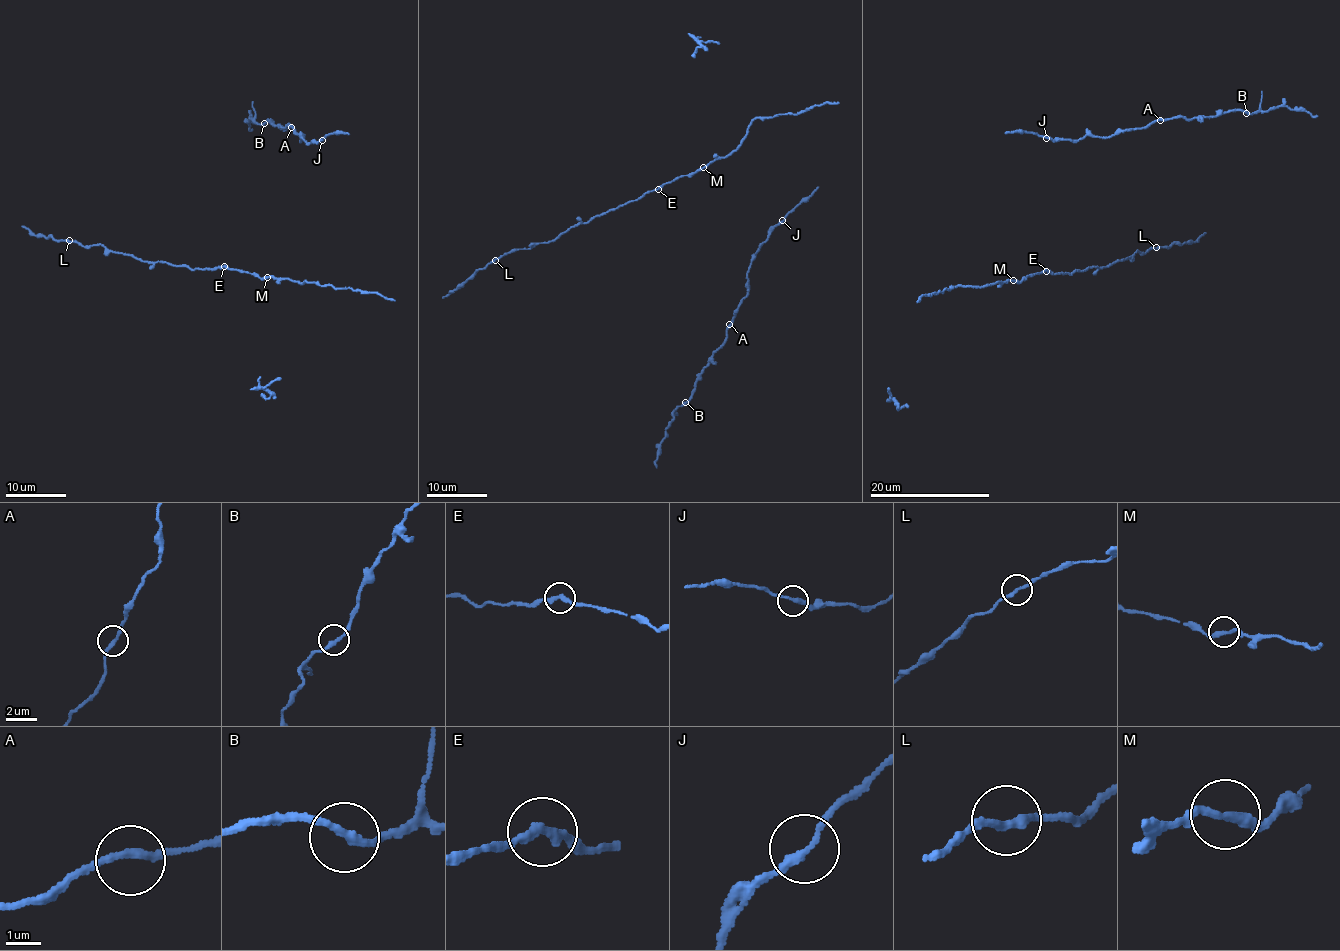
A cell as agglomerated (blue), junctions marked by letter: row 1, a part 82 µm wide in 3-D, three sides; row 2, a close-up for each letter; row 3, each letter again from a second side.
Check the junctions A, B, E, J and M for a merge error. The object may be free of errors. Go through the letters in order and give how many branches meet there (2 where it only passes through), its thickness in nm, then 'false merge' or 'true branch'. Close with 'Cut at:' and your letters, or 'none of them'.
A: branches 2; calibre 240 nm; true branch
B: branches 2; calibre 220 nm; true branch
E: branches 2; calibre 240 nm; true branch
J: branches 2; calibre 220 nm; true branch
M: branches 2; calibre 240 nm; true branch
Cut at: none of them

